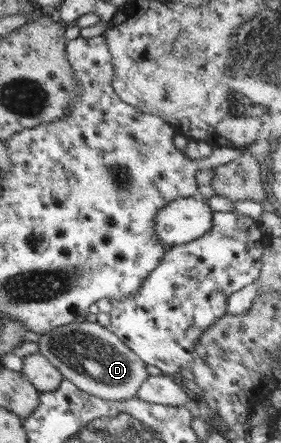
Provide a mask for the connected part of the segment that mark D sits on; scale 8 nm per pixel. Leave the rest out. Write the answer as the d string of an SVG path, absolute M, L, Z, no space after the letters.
M73 321L42 334L36 341L37 351L59 371L62 380L69 381L83 393L106 401L130 399L148 377L146 364L130 351L109 329L95 323Z

